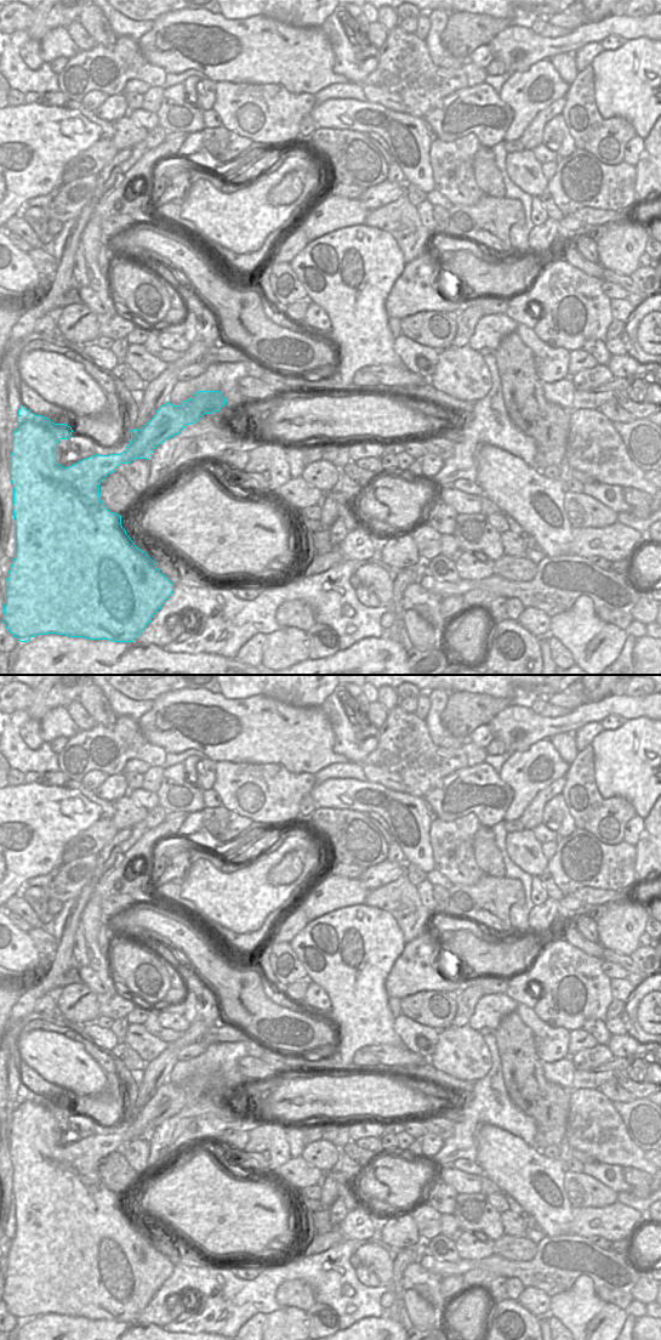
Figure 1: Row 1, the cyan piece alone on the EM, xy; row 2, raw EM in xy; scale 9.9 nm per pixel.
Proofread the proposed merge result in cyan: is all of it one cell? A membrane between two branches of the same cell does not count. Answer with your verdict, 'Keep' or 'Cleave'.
Keep

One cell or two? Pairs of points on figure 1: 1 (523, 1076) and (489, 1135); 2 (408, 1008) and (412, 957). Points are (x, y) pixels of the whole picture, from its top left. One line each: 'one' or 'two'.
1: two
2: two

